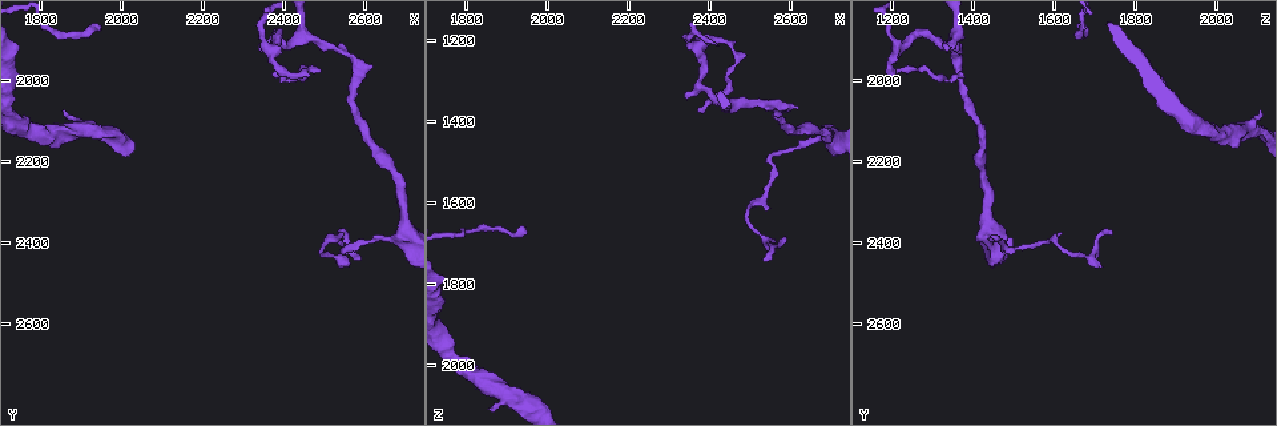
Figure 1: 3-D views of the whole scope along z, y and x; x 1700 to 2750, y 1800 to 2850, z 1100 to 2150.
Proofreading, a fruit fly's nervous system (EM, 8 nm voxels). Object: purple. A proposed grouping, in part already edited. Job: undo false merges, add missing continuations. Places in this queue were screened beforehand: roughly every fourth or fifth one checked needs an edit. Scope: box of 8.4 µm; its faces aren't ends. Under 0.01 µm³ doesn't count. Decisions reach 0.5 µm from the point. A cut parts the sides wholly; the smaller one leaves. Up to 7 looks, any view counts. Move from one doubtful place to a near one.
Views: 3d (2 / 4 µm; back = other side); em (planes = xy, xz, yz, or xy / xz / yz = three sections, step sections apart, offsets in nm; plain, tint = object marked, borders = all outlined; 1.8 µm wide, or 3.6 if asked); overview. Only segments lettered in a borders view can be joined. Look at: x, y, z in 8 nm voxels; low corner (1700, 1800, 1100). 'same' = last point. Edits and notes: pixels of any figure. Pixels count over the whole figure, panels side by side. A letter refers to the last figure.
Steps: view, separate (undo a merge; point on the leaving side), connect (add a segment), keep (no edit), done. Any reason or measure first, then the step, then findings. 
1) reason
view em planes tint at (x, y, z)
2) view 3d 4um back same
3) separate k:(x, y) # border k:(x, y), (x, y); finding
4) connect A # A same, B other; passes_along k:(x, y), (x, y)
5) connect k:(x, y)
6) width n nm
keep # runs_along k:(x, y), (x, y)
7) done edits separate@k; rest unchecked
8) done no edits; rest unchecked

sharp bend
view 3d 4um at (2560, 1945, 1365)

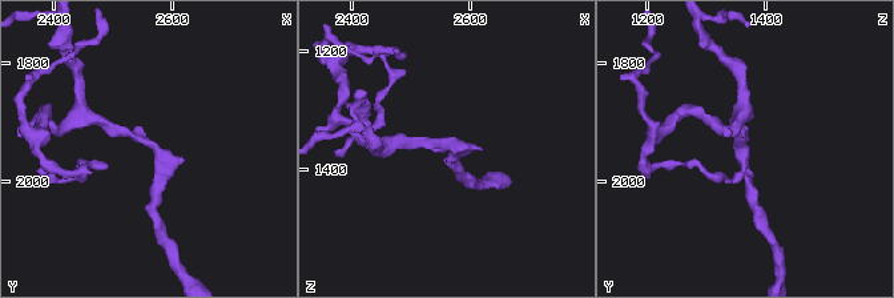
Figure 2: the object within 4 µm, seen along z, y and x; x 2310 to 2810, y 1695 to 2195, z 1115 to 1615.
view em planes tint at (2570, 1940, 1360)

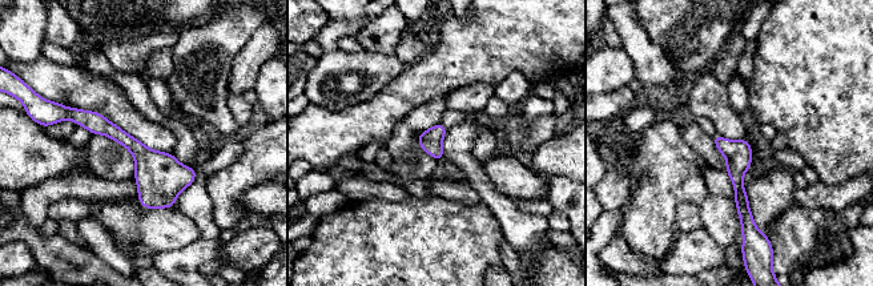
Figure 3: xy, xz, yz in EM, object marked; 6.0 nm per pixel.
see the neighbours
view em planes borders same

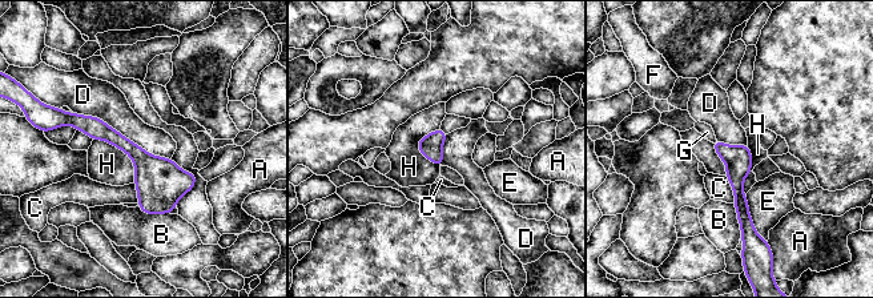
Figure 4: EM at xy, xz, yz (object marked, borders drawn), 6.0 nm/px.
keep # A other, B other, C other, D other, E other, F other, G other, H other; one neuron here

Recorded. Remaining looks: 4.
thin end
view 3d 2um at (2585, 2435, 1695)

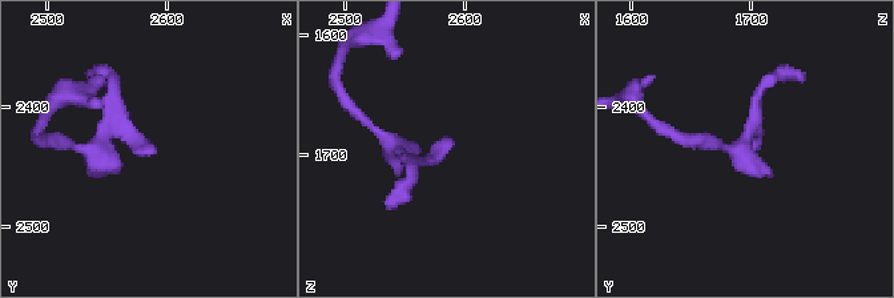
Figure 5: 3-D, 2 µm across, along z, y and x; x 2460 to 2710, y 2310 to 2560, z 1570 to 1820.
view em planes borders at (2592, 2438, 1694)

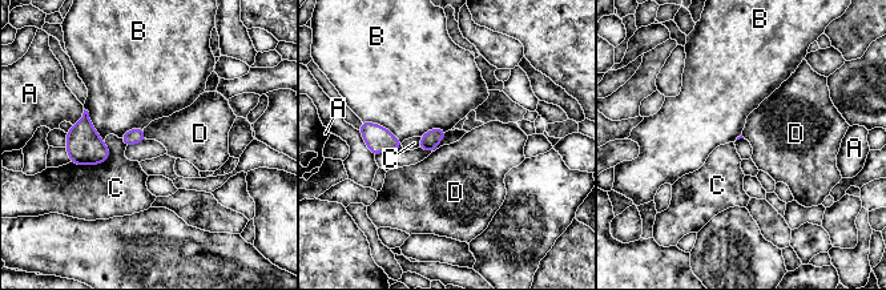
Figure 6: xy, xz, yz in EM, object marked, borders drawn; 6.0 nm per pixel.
longest_contact B 280 nm
keep # A other, B other, C other, D other; none of them fits

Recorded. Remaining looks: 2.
sharp bend
view em planes plain at (2370, 1925, 1215)

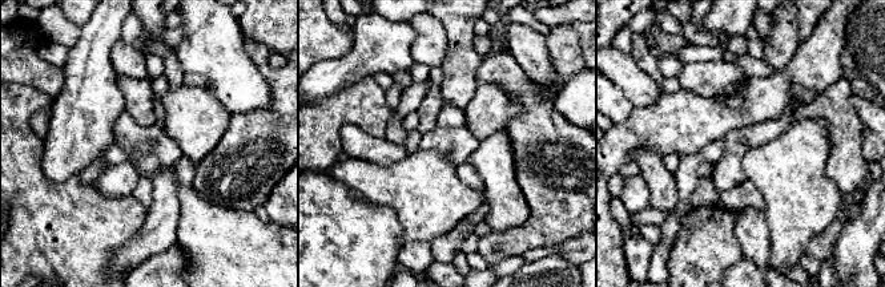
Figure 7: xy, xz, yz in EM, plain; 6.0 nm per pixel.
what lies round it
view em planes borders same

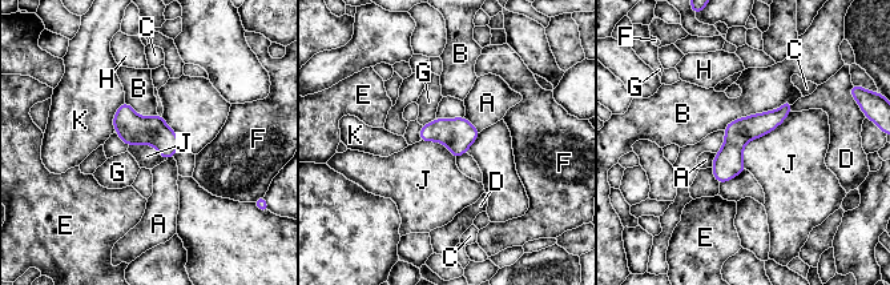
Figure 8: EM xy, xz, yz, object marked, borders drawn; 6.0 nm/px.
keep # A other, B other, C other, D other, E other, F other, G other, H other, J other, K other; runs_along 8:(788, 104), (732, 148), (720, 179); one neuron here

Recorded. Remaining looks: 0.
done no edits; rest unchecked

